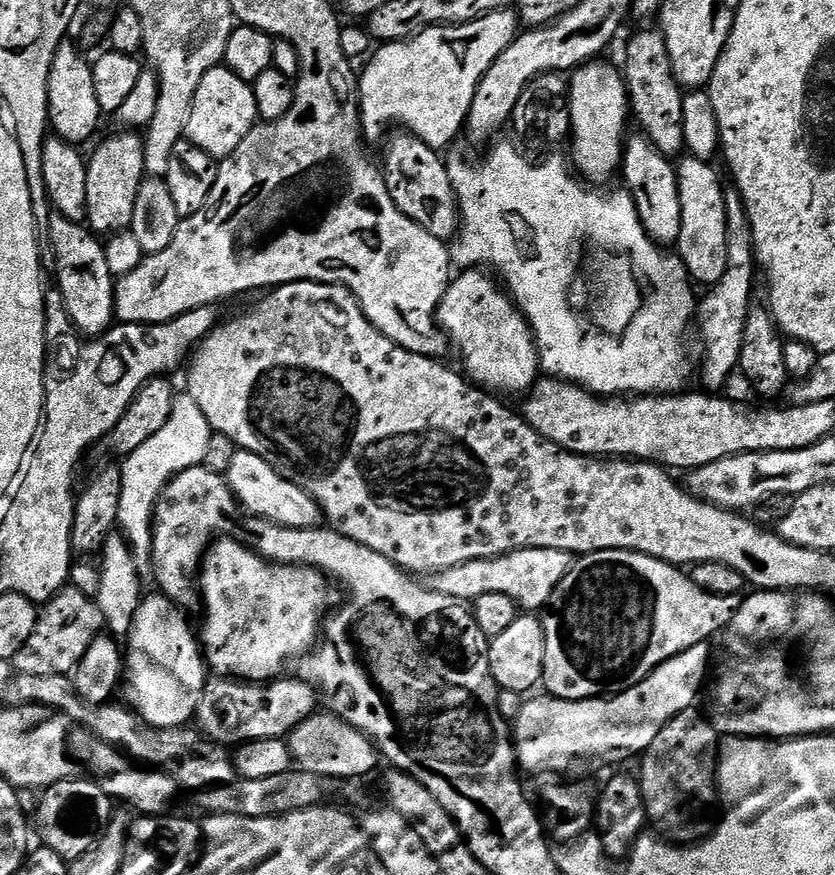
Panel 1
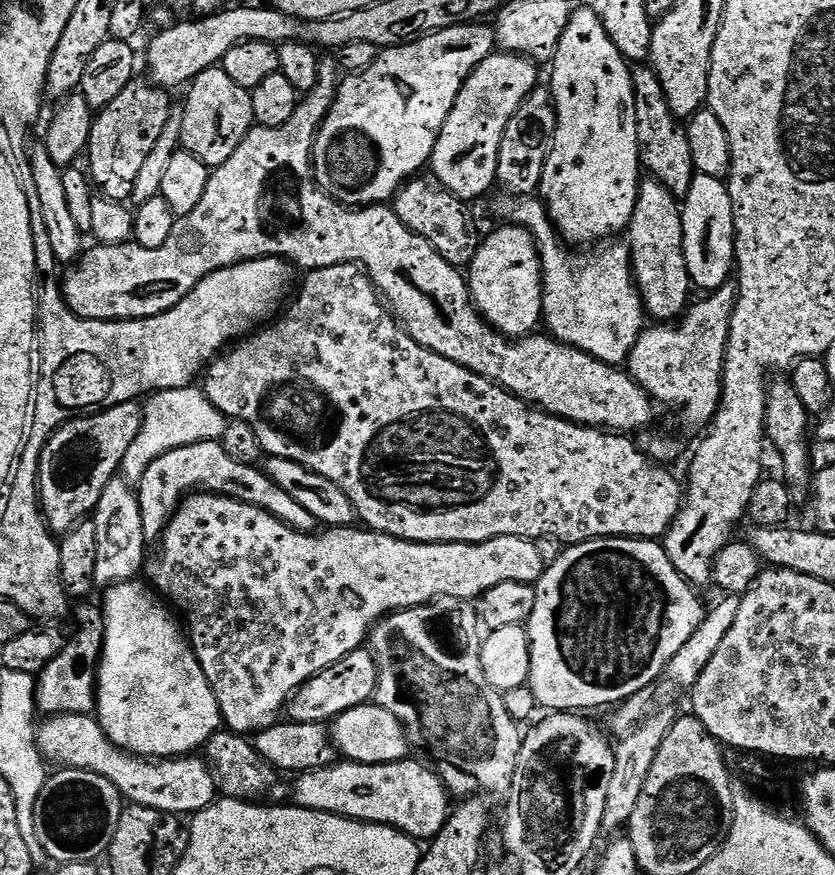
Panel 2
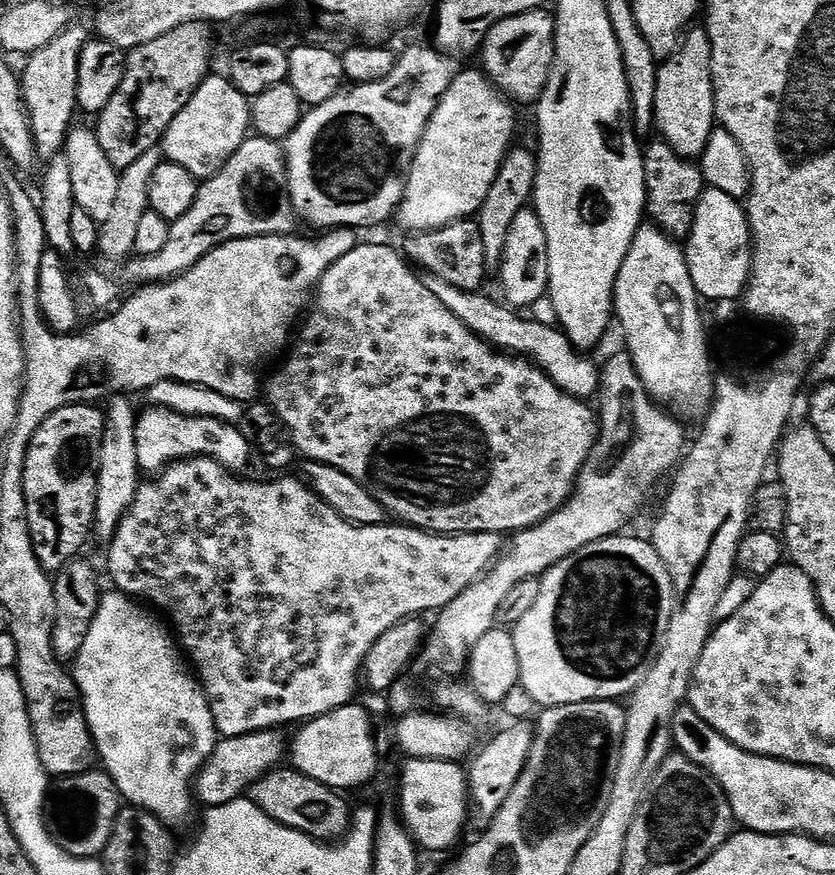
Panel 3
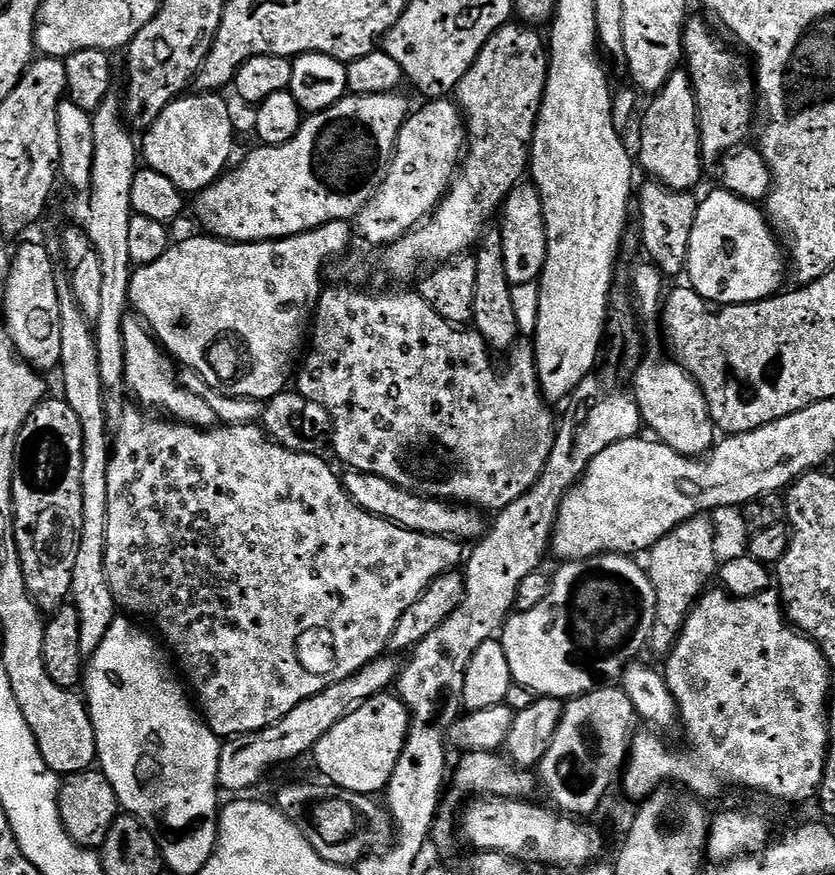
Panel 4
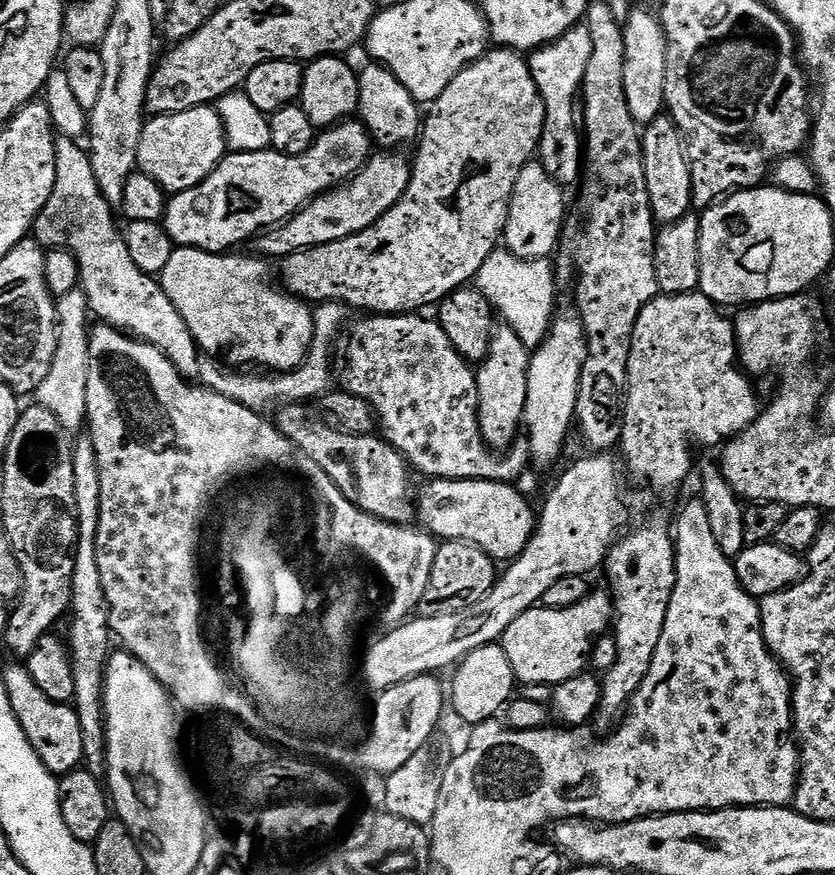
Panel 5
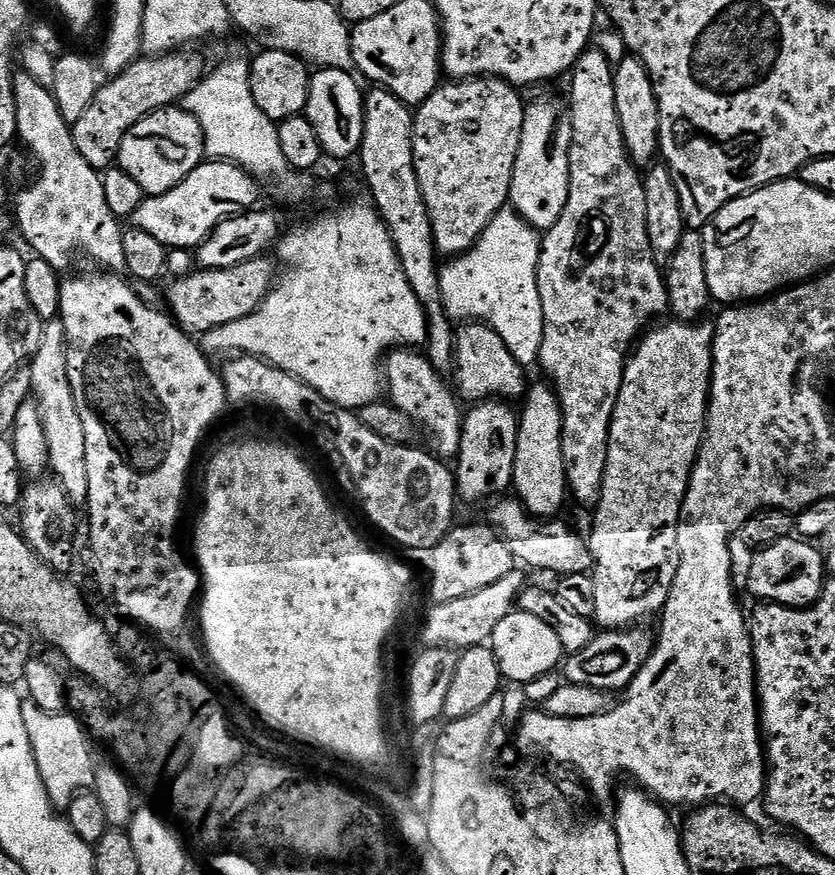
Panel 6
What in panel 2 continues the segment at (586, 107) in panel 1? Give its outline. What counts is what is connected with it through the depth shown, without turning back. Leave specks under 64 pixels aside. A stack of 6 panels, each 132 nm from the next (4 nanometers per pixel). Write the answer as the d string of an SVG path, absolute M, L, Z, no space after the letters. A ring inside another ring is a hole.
M577 7L558 42L556 56L550 62L552 101L556 103L556 133L552 153L542 174L539 199L548 209L548 218L556 225L557 233L569 245L607 241L615 232L629 227L636 209L636 199L642 179L638 118L634 110L633 69L629 61L614 46L601 13L592 8Z

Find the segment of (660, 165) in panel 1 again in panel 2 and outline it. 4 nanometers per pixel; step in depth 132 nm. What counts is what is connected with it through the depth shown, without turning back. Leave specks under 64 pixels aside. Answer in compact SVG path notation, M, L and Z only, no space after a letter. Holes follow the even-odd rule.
M651 178L641 179L638 198L636 199L636 209L632 215L630 225L630 255L632 258L632 270L636 281L642 303L647 315L652 316L656 322L675 322L688 311L690 299L688 295L694 292L694 285L688 276L688 267L684 257L684 218L681 205L670 190L662 182Z

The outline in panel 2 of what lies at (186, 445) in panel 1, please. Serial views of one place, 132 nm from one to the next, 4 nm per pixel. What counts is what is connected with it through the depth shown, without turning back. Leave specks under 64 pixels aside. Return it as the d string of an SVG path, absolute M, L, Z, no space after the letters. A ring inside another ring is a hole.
M196 386L153 393L145 401L142 415L143 428L133 445L126 450L121 464L121 475L132 484L139 483L150 462L154 462L156 458L172 449L194 445L200 441L223 439L229 421L208 400L203 389Z

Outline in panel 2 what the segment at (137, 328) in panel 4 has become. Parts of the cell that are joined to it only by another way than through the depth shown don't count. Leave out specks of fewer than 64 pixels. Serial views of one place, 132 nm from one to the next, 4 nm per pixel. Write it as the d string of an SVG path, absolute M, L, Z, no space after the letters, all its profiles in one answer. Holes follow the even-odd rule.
M220 440L200 441L197 444L182 446L162 454L146 467L146 472L142 474L139 483L135 485L134 491L138 498L138 506L142 510L144 539L148 542L159 541L164 534L168 520L175 514L181 502L193 494L228 496L243 504L256 506L266 510L274 518L278 518L283 524L288 524L299 532L316 532L318 528L318 521L310 514L310 510L306 510L306 506L300 505L295 498L290 498L290 494L286 494L286 490L282 490L282 486L274 483L263 467L255 464L243 464L230 458L230 454L226 454L224 445Z

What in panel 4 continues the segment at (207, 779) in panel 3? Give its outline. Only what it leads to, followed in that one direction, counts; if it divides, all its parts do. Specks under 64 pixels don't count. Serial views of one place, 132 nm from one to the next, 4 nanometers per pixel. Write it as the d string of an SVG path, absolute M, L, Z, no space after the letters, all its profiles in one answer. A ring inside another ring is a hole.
M389 658L372 660L362 670L356 672L348 679L344 679L334 686L319 692L313 698L303 700L298 706L286 715L279 722L271 724L260 732L248 733L246 736L233 737L221 745L220 750L220 778L219 787L224 791L236 792L232 794L242 794L242 792L252 787L272 766L290 762L306 752L311 753L316 744L328 733L338 721L348 714L358 704L369 700L371 697L379 696L385 693L398 678L398 664Z

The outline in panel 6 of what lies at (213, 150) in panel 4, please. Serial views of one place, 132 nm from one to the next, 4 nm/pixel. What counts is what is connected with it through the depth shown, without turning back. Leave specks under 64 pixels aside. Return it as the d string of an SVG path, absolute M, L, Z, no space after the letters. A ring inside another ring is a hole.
M173 106L142 118L142 122L126 133L122 138L118 167L142 186L145 196L161 196L186 179L205 156L204 135L198 118L185 112L183 107Z

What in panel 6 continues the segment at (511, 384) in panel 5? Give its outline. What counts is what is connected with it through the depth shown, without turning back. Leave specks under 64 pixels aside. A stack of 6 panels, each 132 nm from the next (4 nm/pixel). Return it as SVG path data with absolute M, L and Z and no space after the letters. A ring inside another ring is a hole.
M481 400L463 413L464 433L458 454L454 457L456 495L468 504L480 504L505 495L512 488L514 458L518 454L520 417L511 403Z

